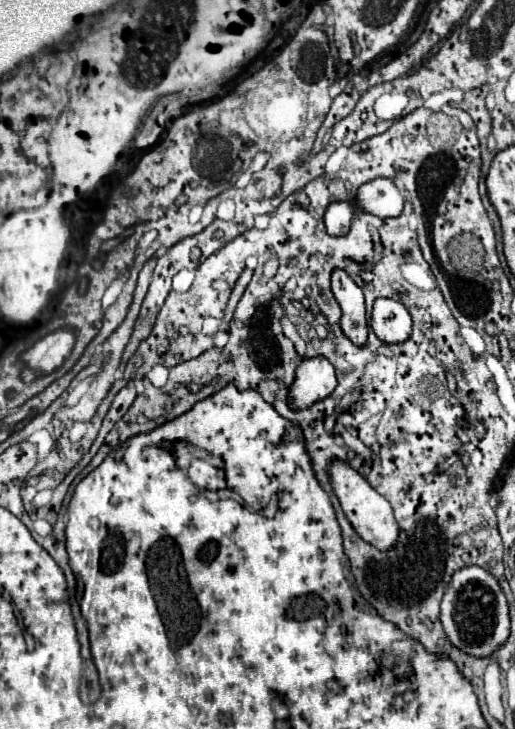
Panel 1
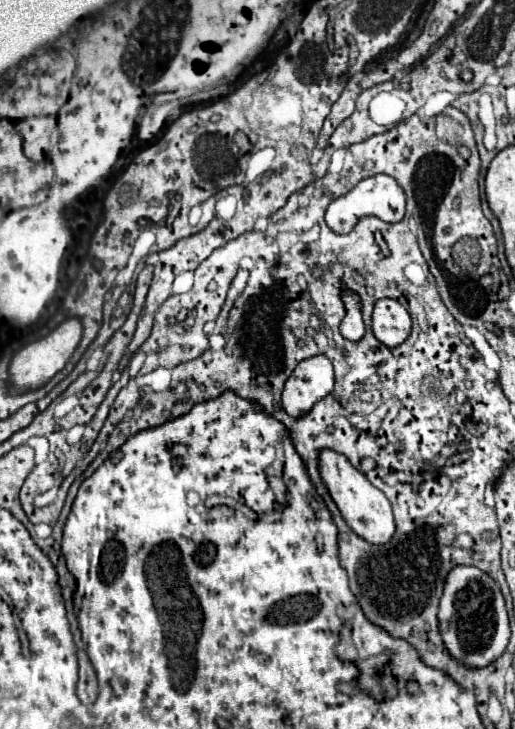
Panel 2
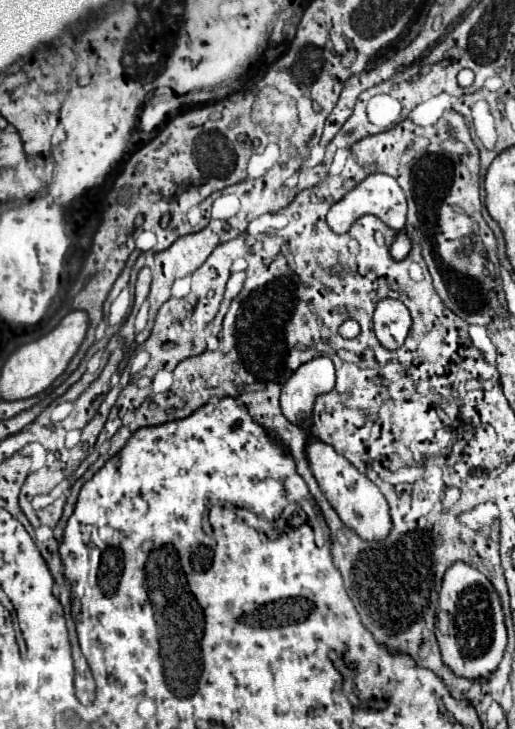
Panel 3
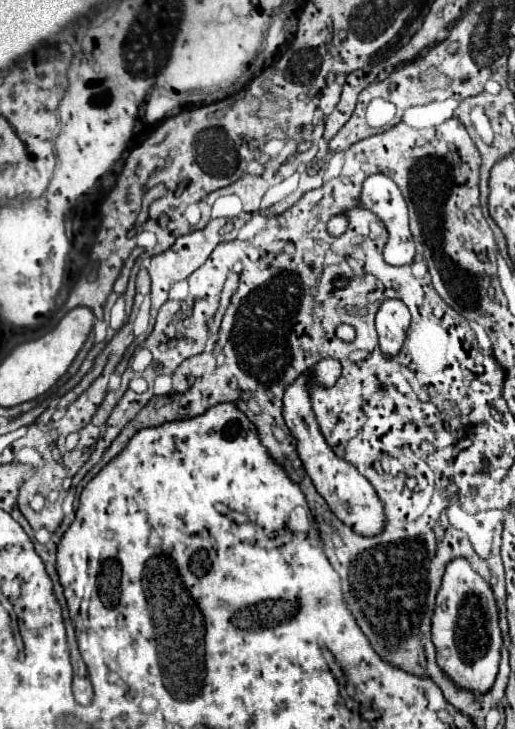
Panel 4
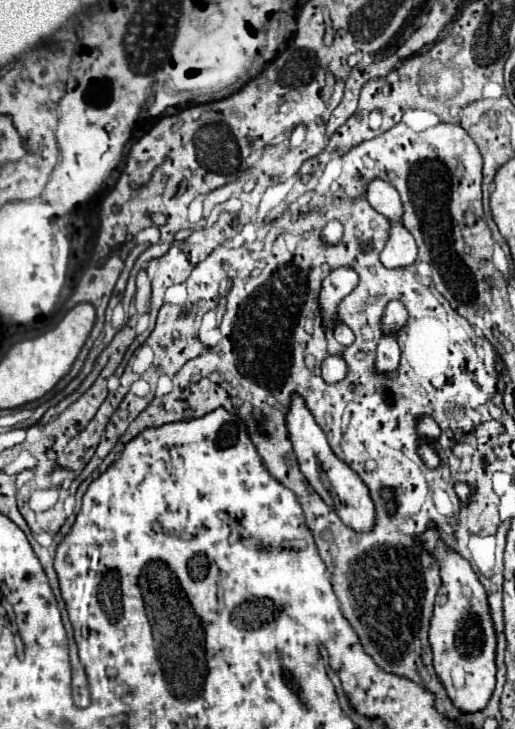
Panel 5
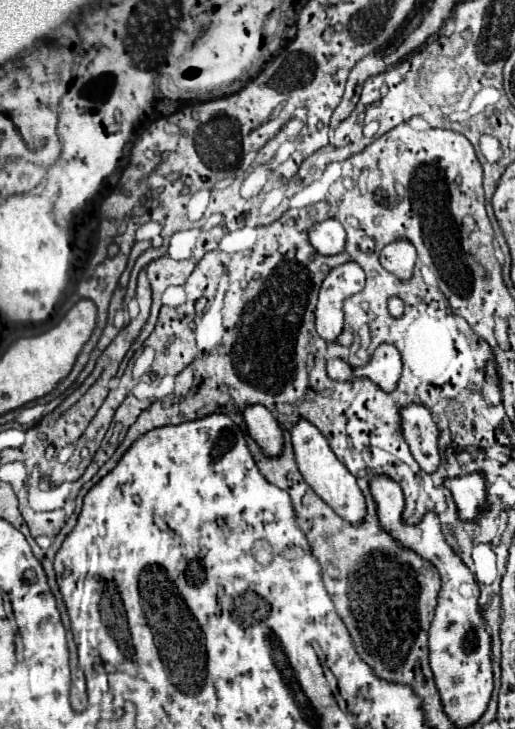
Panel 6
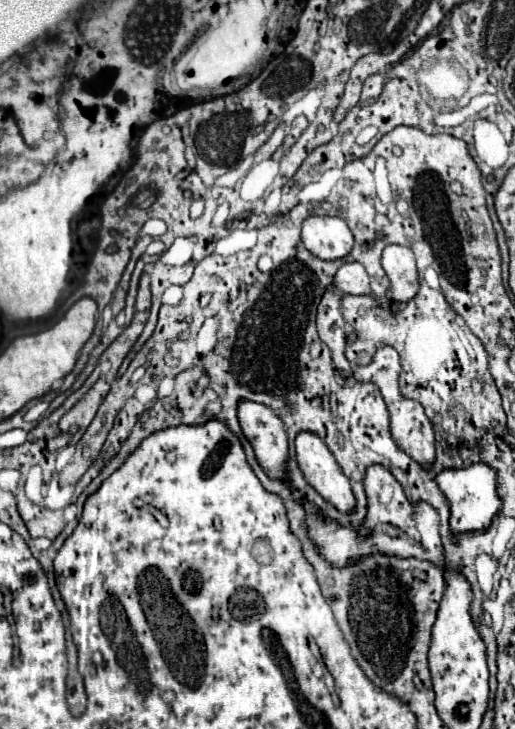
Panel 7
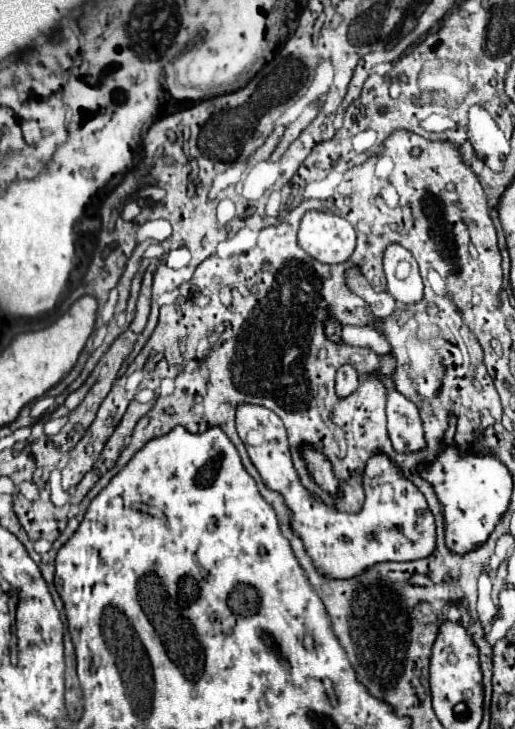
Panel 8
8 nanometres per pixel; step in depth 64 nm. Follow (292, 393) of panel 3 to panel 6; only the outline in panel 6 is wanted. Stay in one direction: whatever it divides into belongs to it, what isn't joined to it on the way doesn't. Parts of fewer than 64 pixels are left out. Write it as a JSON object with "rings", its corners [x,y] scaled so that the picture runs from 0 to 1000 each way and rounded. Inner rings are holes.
{"rings":[[[649,491],[649,494],[637,494],[637,519],[645,521],[680,521],[683,519],[683,508],[680,508],[680,499],[668,497],[664,491]],[[579,573],[579,579],[567,582],[563,595],[567,595],[567,612],[571,612],[579,645],[590,653],[590,658],[606,667],[606,672],[656,708],[664,708],[672,716],[683,716],[683,722],[695,722],[699,716],[707,716],[707,708],[711,708],[711,686],[707,686],[703,672],[695,669],[691,653],[680,650],[676,642],[652,628],[652,623],[645,620],[637,604],[629,601],[629,595],[606,579],[598,579],[594,573]]]}

